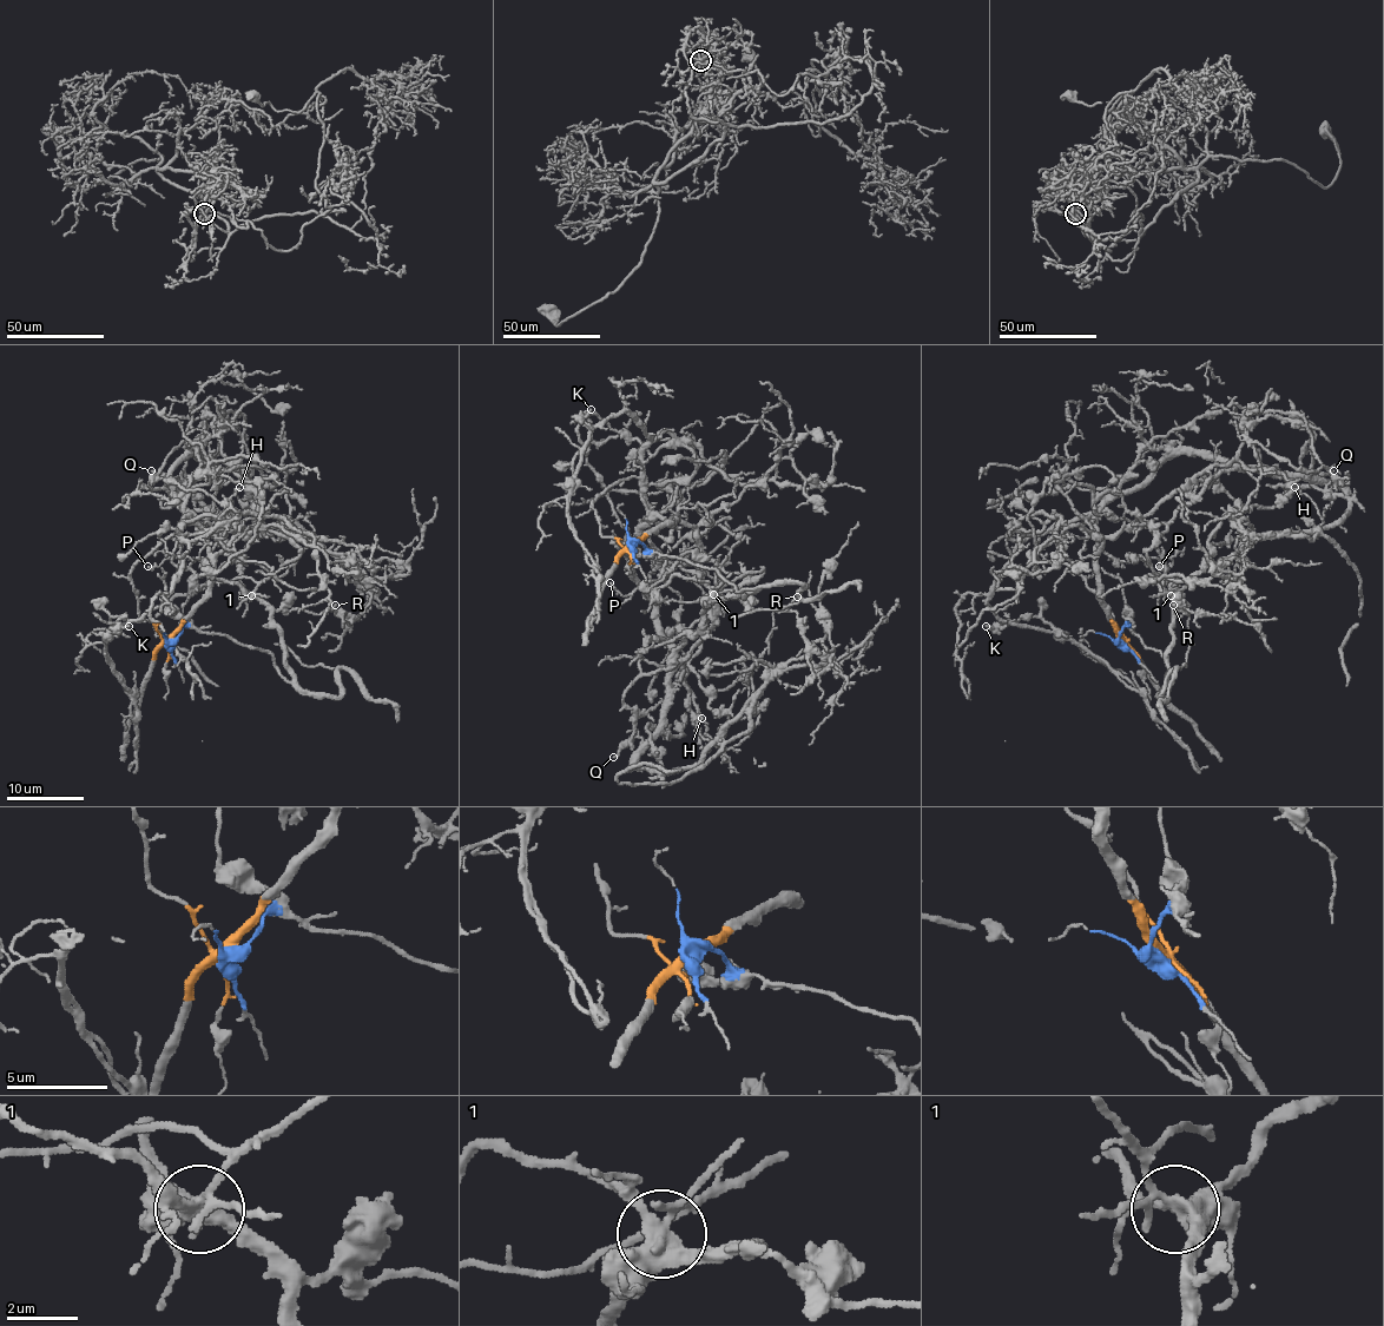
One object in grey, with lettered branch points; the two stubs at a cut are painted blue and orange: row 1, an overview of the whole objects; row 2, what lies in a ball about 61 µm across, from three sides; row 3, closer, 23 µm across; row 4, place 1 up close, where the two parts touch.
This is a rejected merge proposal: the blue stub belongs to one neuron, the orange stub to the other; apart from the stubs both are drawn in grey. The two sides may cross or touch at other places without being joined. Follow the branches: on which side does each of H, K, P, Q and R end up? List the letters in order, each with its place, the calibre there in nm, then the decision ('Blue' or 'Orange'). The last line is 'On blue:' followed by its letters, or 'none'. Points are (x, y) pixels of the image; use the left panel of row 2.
H: Place: (239, 487). Thickness 150 nm. Orange
K: Place: (129, 626). Thickness 130 nm. Orange
P: Place: (147, 566). Thickness 150 nm. Blue
Q: Place: (151, 470). Thickness 220 nm. Blue
R: Place: (335, 605). Thickness 150 nm. Blue
On blue: P, Q, R

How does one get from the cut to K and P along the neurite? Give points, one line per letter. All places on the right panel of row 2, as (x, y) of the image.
K: (1120, 641), (1108, 606), (1053, 533), (1029, 533), (1017, 545), (987, 602), (1004, 624), (986, 626)
P: (1120, 641), (1126, 626), (1159, 651), (1168, 679), (1174, 599), (1151, 578), (1162, 575), (1171, 558), (1159, 566)

